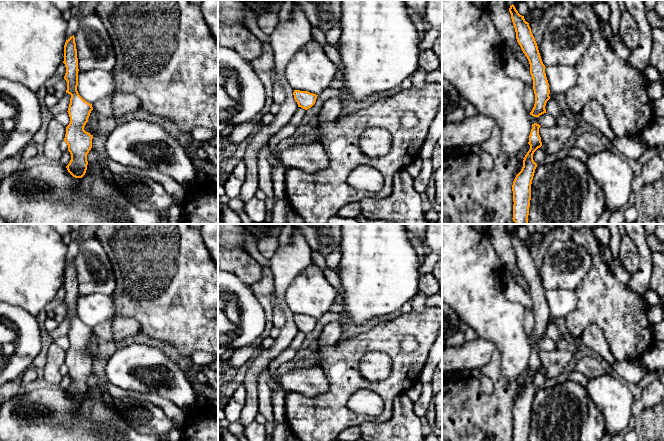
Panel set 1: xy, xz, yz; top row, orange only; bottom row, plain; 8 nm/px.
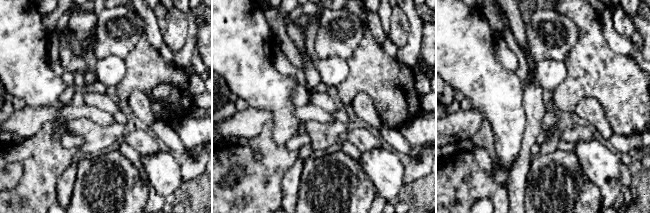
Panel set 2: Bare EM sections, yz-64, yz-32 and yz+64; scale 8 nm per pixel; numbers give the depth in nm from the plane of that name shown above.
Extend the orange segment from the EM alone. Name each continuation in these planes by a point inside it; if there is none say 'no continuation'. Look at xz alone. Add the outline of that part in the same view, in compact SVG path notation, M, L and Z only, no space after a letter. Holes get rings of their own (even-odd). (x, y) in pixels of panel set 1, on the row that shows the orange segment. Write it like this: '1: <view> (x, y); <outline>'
no continuation

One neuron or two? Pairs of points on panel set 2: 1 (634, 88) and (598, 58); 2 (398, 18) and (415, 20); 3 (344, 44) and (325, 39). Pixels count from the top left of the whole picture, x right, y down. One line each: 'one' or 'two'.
1: one
2: two
3: one

